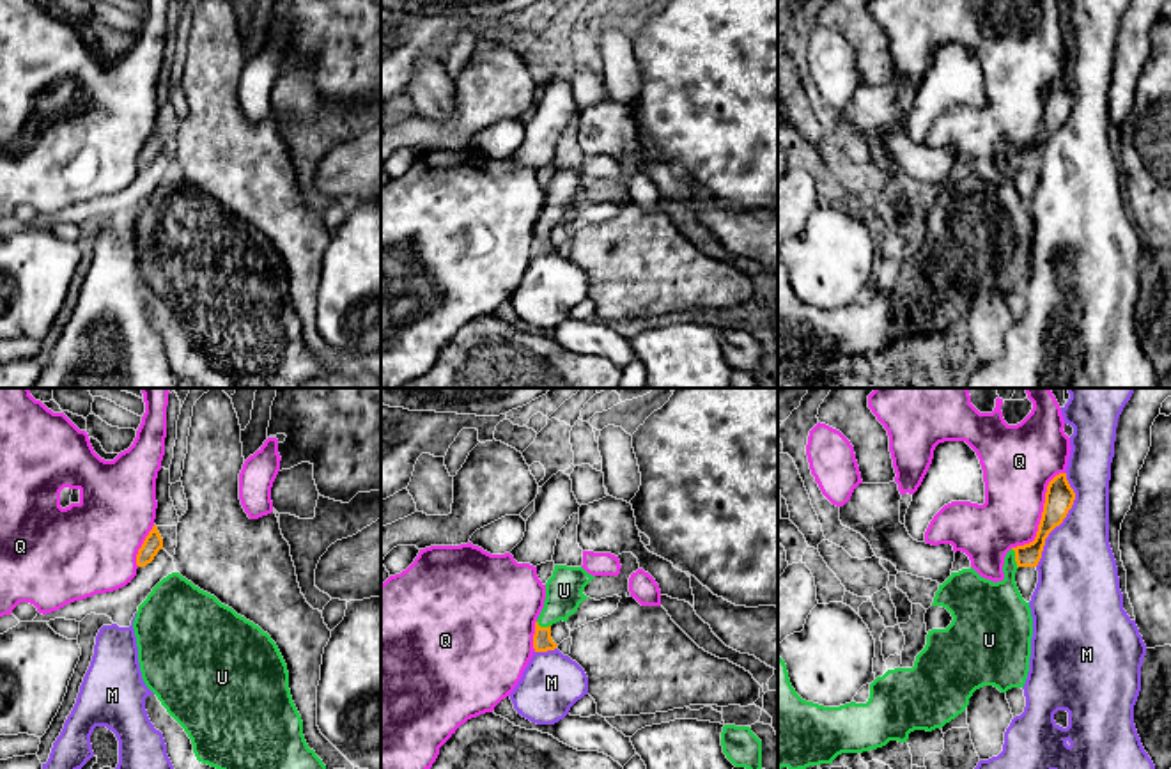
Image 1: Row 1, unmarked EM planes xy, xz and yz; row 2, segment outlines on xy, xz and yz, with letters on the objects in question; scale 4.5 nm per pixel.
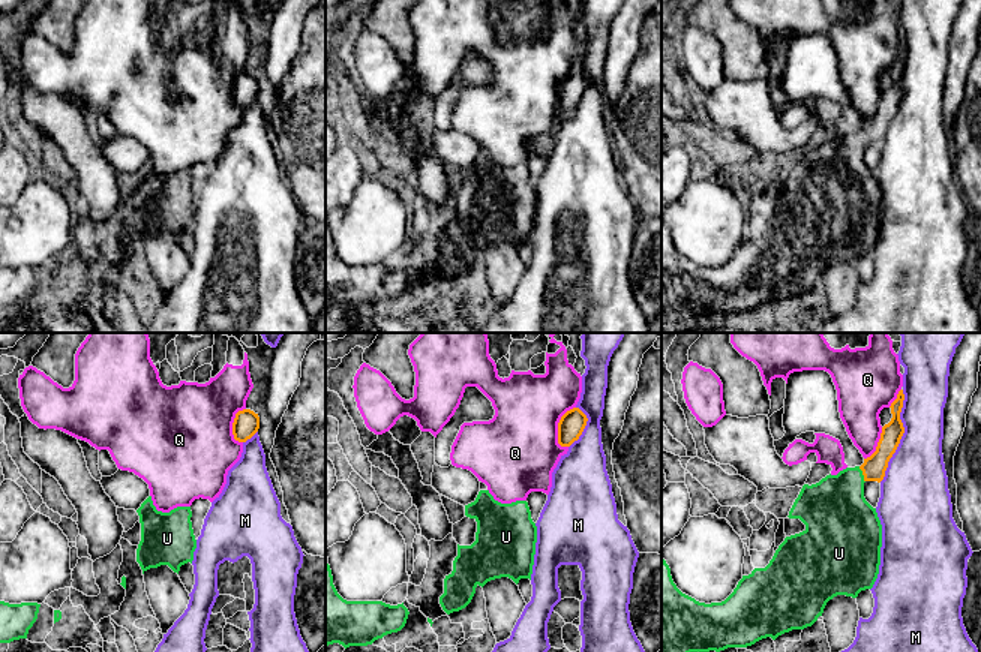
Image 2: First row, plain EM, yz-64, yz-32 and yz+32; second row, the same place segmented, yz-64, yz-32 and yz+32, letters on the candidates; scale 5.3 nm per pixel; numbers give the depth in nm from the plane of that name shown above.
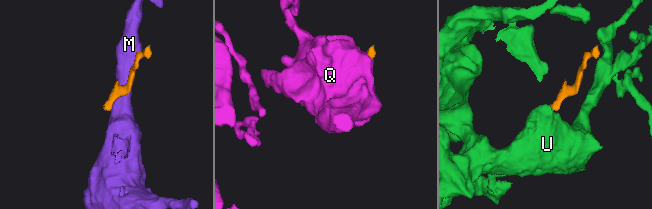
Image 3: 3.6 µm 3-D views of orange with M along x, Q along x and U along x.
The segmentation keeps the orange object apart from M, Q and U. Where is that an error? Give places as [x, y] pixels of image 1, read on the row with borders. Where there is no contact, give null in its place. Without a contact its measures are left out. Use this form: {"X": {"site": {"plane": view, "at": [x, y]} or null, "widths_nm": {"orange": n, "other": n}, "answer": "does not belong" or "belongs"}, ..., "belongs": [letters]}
{"M": {"site": {"plane": "yz", "at": [1063, 518]}, "widths_nm": {"orange": 130, "other": 360}, "answer": "does not belong"}, "Q": {"site": {"plane": "yz", "at": [1042, 516]}, "widths_nm": {"orange": 130, "other": 320}, "answer": "does not belong"}, "U": {"site": {"plane": "yz", "at": [1015, 559]}, "widths_nm": {"orange": 110, "other": 260}, "answer": "belongs"}, "belongs": ["U"]}

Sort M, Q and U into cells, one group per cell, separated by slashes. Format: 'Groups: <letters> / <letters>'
Groups: M / Q / U

